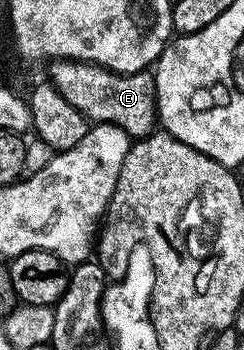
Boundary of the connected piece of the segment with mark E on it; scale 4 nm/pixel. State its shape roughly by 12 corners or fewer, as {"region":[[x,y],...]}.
{"region":[[54,60],[50,85],[91,123],[156,130],[154,79]]}

